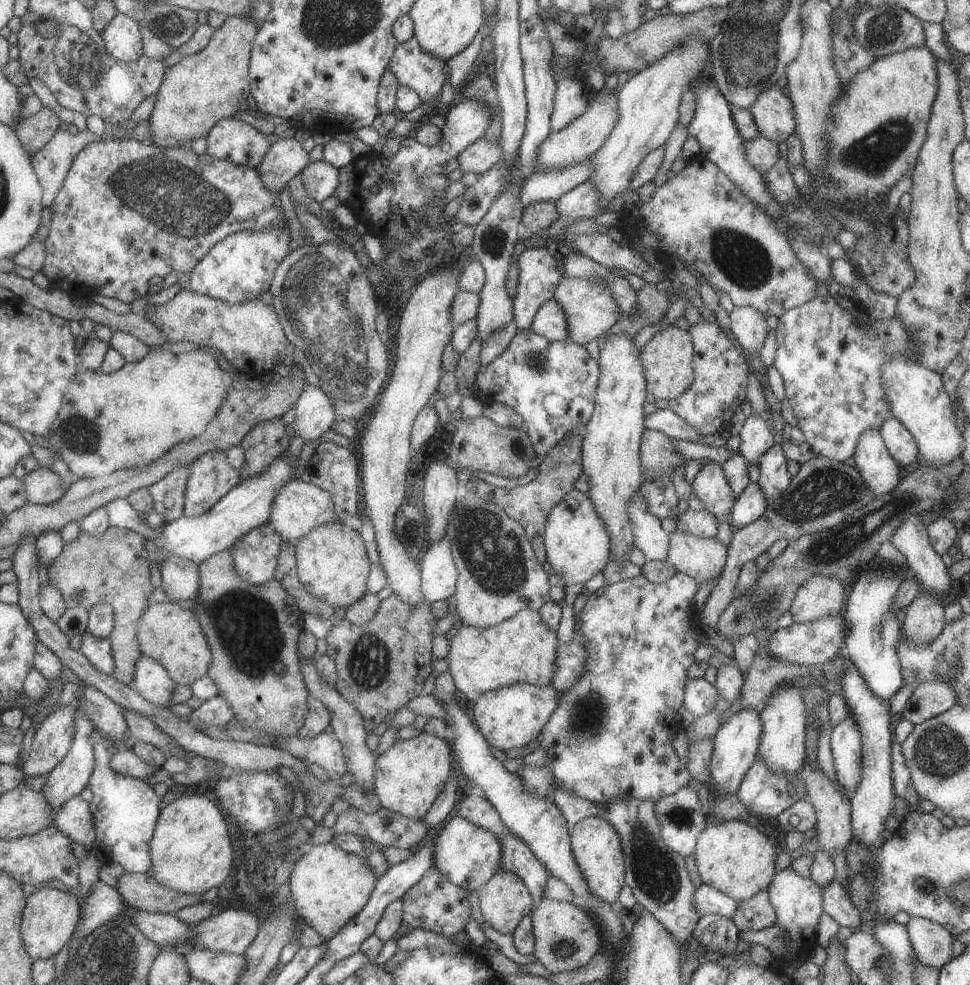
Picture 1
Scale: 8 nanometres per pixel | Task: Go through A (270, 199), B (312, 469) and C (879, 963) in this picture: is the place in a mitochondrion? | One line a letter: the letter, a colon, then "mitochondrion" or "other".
A: other
B: other
C: mitochondrion

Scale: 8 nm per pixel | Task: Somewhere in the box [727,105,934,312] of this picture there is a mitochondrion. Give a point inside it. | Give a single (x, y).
(872, 156)

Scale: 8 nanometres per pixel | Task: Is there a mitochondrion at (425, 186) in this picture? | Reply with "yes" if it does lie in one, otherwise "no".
yes

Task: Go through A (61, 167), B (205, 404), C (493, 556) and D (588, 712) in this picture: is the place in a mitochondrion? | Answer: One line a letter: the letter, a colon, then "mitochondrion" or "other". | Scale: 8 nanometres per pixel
A: other
B: other
C: mitochondrion
D: mitochondrion

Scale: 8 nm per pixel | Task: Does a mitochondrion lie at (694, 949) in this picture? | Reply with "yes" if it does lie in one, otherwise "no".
no

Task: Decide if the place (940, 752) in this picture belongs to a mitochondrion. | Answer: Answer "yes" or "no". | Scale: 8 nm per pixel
yes

